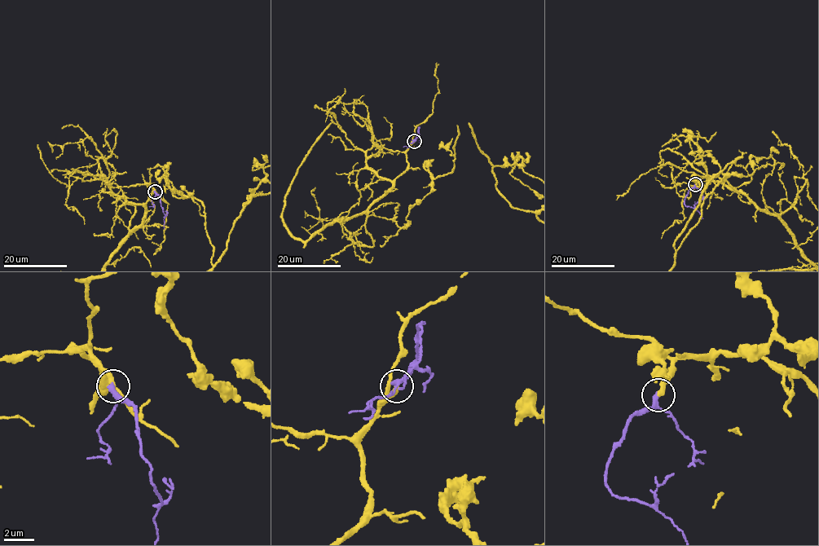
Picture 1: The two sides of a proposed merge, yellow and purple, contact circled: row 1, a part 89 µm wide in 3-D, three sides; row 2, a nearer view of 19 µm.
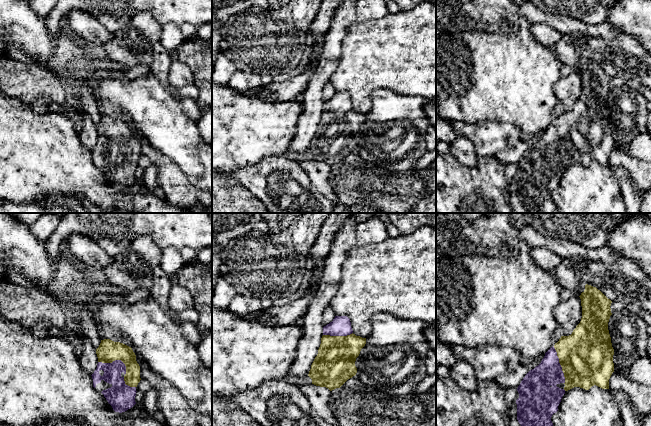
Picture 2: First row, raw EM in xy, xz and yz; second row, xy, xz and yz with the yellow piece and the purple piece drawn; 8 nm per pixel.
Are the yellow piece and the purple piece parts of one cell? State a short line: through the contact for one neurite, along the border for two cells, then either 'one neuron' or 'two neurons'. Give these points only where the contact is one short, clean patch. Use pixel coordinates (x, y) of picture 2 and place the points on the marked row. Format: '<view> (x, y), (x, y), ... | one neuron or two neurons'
yz (586, 356), (560, 364), (536, 384) | one neuron

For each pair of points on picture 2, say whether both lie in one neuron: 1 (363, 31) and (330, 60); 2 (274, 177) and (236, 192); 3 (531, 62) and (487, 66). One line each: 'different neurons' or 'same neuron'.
1: different neurons
2: different neurons
3: same neuron

